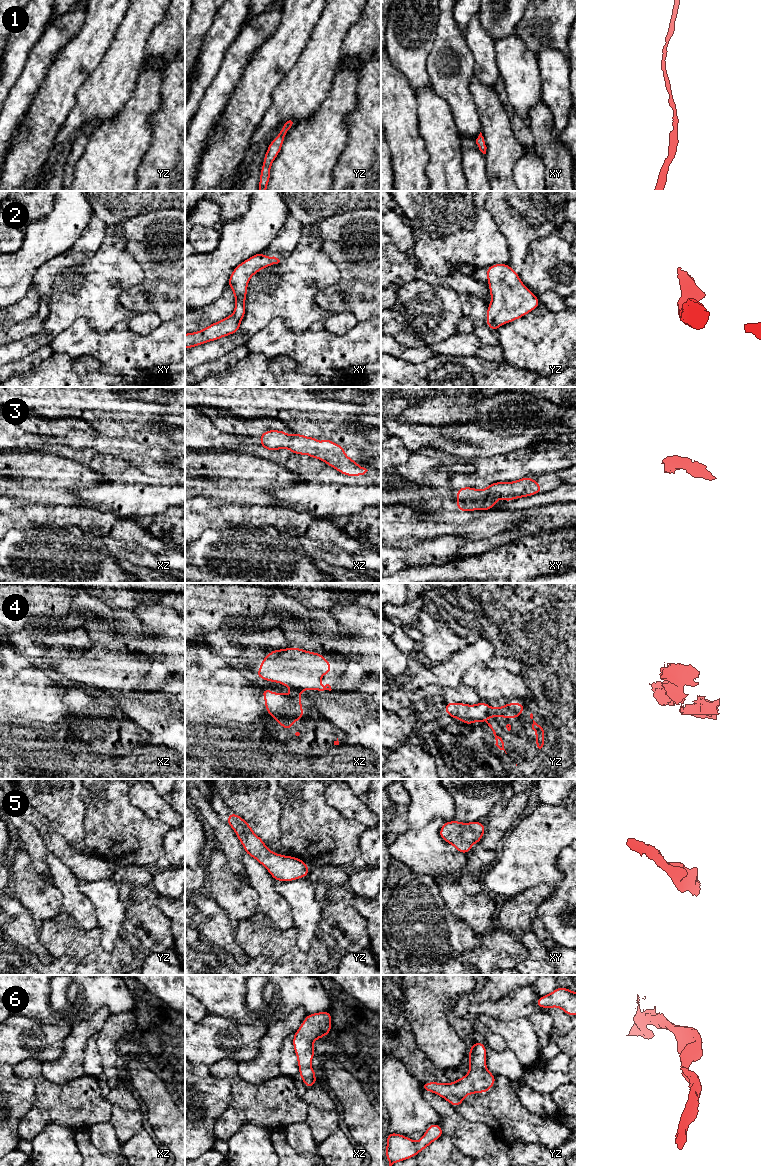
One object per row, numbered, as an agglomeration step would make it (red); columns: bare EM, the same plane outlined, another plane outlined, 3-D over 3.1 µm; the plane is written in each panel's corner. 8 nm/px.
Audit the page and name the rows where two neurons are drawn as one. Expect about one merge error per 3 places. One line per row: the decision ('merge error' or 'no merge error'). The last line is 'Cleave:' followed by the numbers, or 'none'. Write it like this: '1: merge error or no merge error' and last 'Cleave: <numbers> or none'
1: no merge error
2: no merge error
3: no merge error
4: merge error
5: no merge error
6: no merge error
Cleave: 4

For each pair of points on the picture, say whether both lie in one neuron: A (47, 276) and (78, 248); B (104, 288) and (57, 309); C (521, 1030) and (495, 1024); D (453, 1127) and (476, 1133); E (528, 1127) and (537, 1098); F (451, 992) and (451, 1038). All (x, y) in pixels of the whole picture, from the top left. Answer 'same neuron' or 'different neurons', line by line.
A: same neuron
B: same neuron
C: same neuron
D: same neuron
E: different neurons
F: same neuron

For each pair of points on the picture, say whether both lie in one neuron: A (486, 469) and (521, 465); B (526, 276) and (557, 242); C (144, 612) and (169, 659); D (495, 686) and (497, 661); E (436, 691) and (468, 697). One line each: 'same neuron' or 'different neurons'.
A: same neuron
B: same neuron
C: same neuron
D: different neurons
E: same neuron

